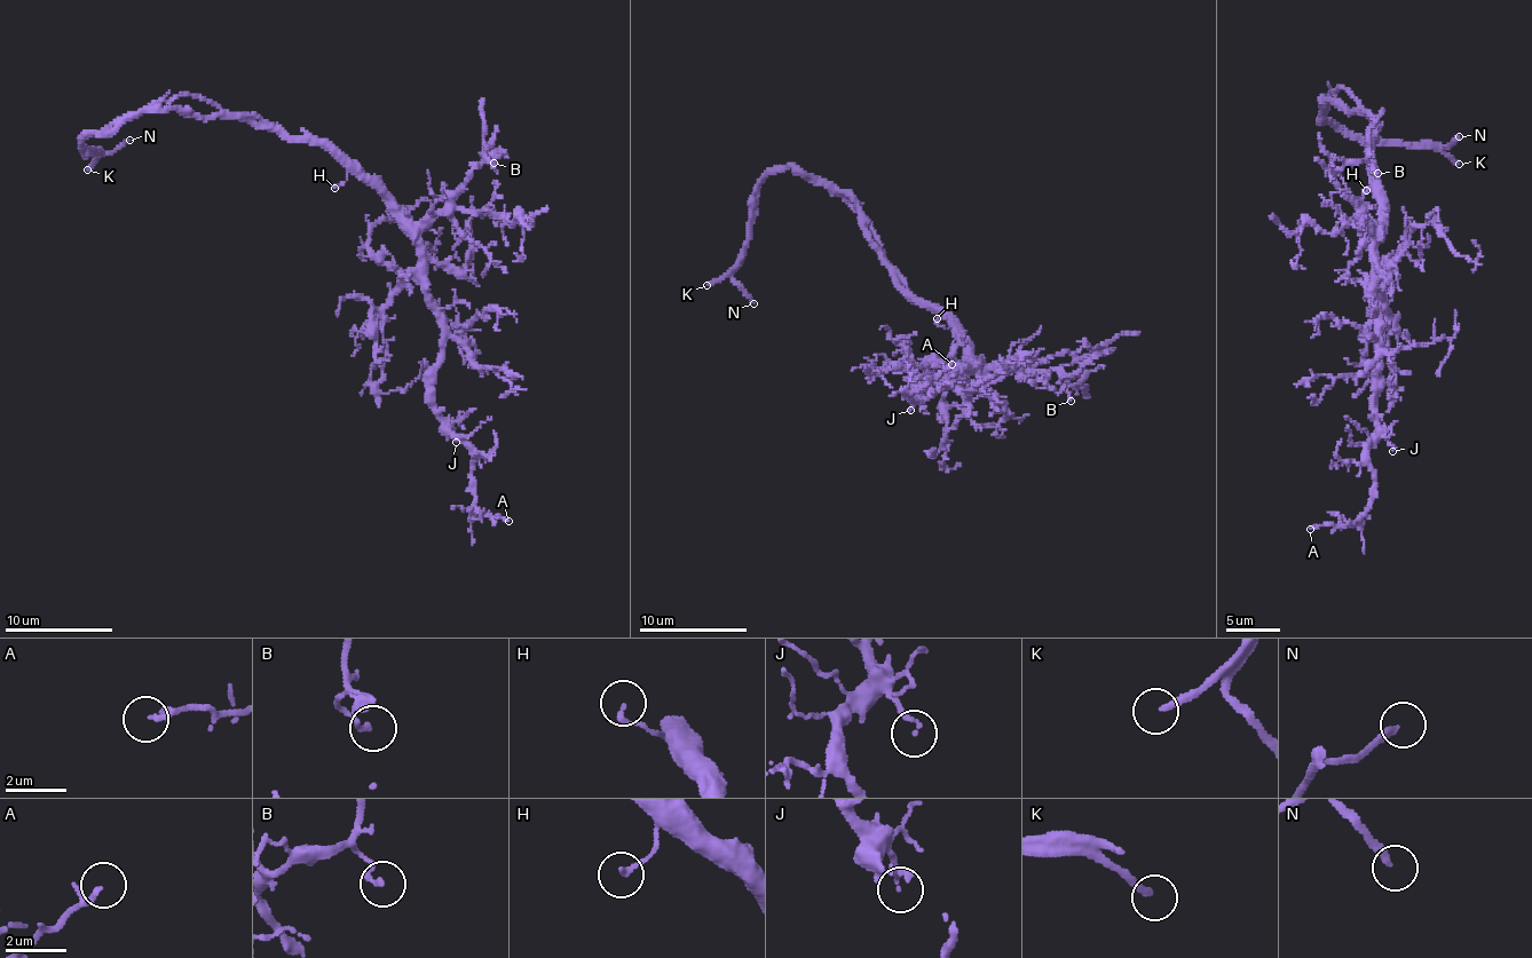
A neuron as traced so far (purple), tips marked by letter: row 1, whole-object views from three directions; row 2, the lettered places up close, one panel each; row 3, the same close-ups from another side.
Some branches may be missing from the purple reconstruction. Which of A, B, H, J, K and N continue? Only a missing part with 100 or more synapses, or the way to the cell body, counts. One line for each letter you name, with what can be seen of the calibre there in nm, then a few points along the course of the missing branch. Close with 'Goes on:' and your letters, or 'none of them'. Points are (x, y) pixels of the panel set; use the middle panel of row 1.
K: calibre 220 nm
N: calibre 220 nm; course (753, 303), (798, 364), (930, 490), (1004, 504), (1056, 540), (1130, 537), (1174, 519), (1181, 531)
Goes on: K, N

